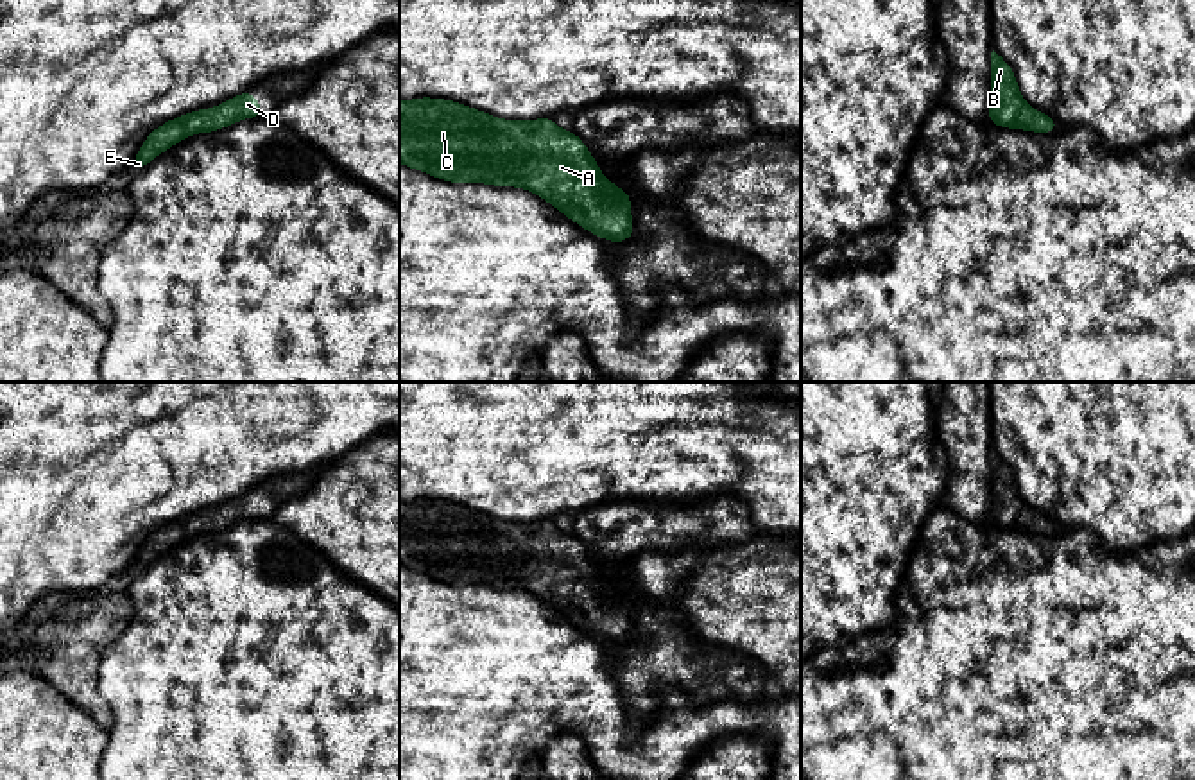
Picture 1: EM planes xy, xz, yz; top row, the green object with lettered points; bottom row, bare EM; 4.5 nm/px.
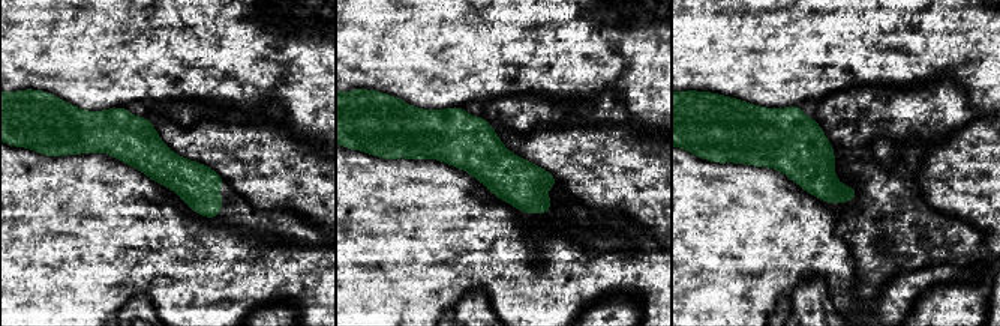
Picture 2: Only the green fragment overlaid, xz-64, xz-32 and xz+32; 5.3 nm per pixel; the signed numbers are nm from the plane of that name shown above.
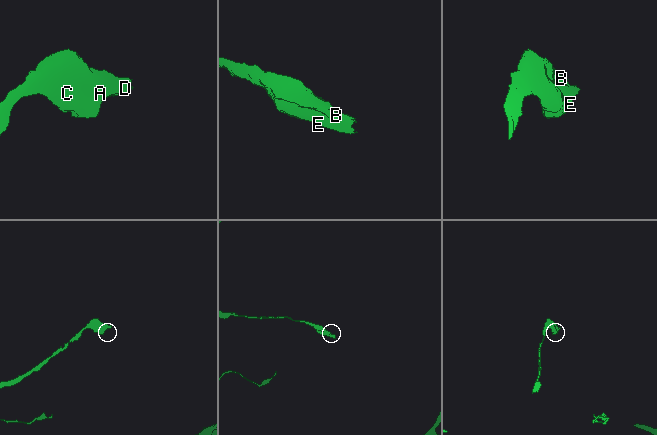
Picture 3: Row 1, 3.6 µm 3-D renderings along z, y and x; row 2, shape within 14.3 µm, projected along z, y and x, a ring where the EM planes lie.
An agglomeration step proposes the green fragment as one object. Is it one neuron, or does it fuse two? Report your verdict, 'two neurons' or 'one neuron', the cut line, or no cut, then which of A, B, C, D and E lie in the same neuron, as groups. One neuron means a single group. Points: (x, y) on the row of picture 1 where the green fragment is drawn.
one neuron; no cut; A B C D E

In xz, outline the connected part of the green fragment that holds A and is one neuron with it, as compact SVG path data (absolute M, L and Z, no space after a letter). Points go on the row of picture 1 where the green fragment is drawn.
M446 99L400 100L400 163L450 183L530 190L607 242L622 244L634 233L625 204L636 197L606 179L584 142L573 131L557 127L552 117L520 122Z

